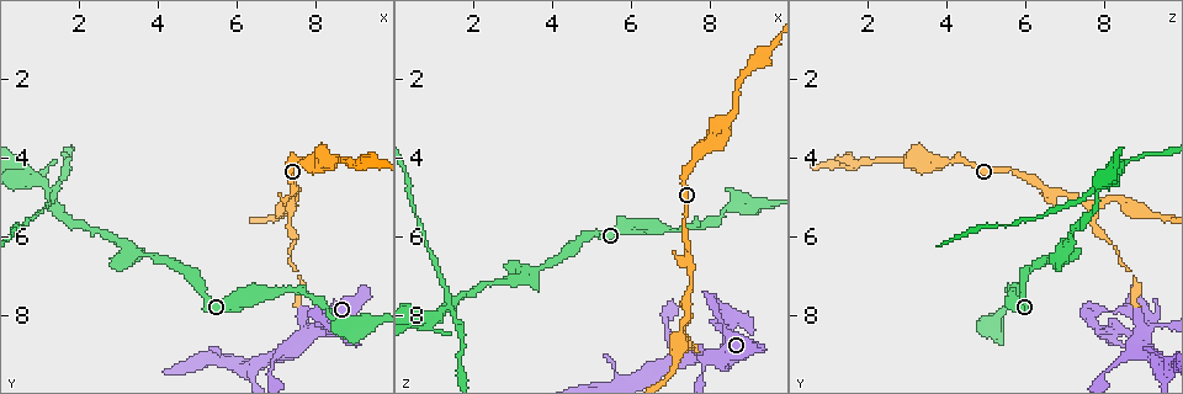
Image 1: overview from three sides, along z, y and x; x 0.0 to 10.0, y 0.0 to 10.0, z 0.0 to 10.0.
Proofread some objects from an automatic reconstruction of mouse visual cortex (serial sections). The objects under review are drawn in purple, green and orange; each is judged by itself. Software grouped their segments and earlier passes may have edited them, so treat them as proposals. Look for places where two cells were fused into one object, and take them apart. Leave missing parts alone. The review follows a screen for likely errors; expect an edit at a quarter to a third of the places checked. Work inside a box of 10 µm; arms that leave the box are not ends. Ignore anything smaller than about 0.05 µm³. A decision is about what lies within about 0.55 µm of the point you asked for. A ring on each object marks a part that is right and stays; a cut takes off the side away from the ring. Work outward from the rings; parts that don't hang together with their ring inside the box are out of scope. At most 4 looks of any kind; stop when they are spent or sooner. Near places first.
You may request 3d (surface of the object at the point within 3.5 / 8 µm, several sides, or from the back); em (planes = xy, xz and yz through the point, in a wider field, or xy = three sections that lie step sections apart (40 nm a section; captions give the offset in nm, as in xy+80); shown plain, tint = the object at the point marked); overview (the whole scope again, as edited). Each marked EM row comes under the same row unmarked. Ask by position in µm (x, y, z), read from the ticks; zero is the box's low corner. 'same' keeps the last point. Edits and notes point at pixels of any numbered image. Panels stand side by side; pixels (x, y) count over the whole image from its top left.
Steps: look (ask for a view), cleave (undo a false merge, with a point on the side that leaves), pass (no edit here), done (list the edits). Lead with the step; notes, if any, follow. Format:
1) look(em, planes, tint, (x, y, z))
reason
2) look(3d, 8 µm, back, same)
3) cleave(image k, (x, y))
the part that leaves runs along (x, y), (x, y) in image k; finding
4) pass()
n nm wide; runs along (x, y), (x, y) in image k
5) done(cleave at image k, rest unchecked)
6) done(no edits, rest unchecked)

look(3d, 3.5 µm, back, (7.45, 5.25, 7.70))
arms part here

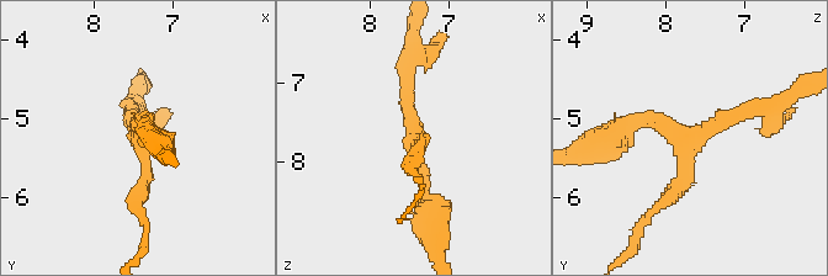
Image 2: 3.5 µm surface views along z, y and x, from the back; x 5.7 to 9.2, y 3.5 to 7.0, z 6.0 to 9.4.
look(em, planes, tint, (7.40, 5.30, 7.70))
3 arms; arms of 150, 200, 200 nm

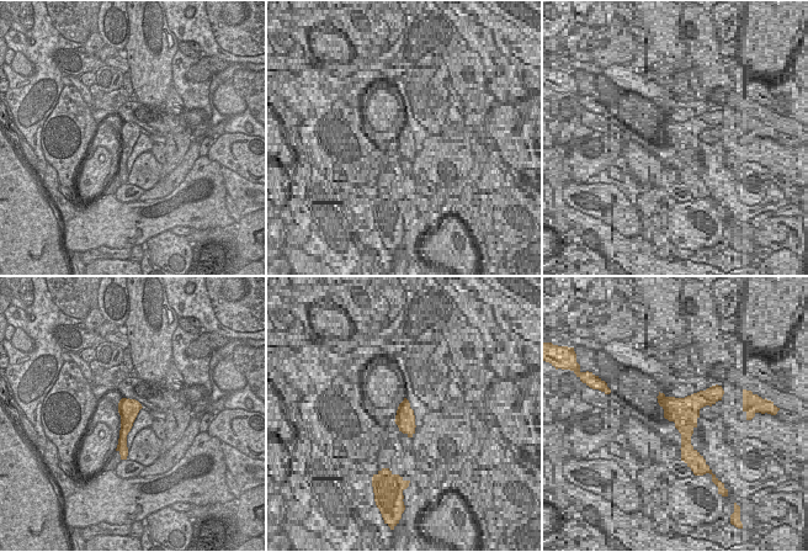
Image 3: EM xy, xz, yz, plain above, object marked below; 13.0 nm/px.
pass()
runs along (762, 107), (693, 138), (648, 120), (620, 131) in image 2; continuous, no second cell

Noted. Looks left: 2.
look(3d, 3.5 µm, back, (8.15, 8.05, 7.80))
abrupt turn

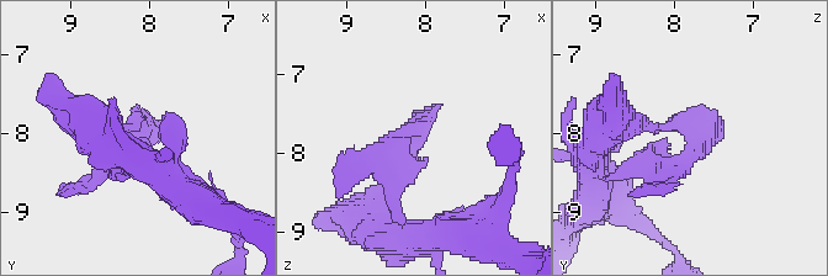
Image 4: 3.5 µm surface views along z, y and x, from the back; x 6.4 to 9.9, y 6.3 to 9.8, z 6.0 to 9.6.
look(em, xy, step 5, tint, (8.10, 8.00, 7.75))

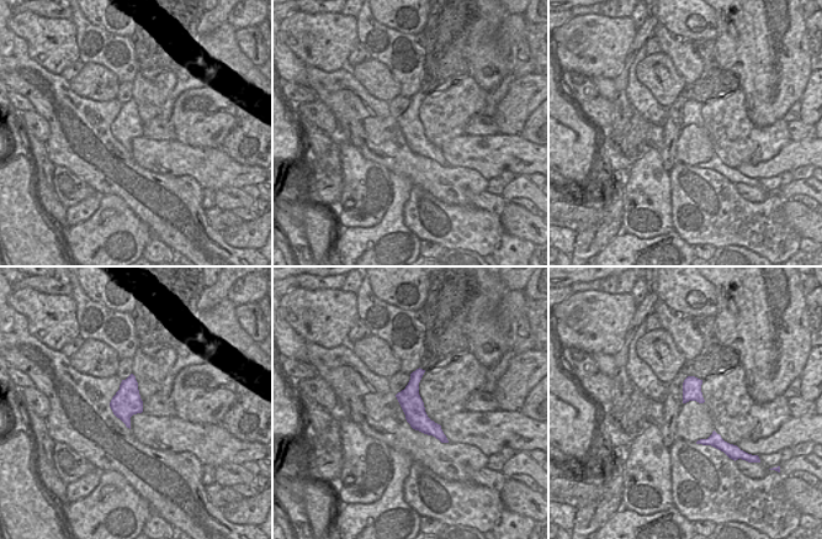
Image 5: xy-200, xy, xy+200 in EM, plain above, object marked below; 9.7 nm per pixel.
cleave(image 4, (401, 146))
the part that leaves runs along (606, 175), (653, 163), (659, 190) in image 4; two cells meet here

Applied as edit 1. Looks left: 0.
done(cleave at image 4, rest unchecked)

